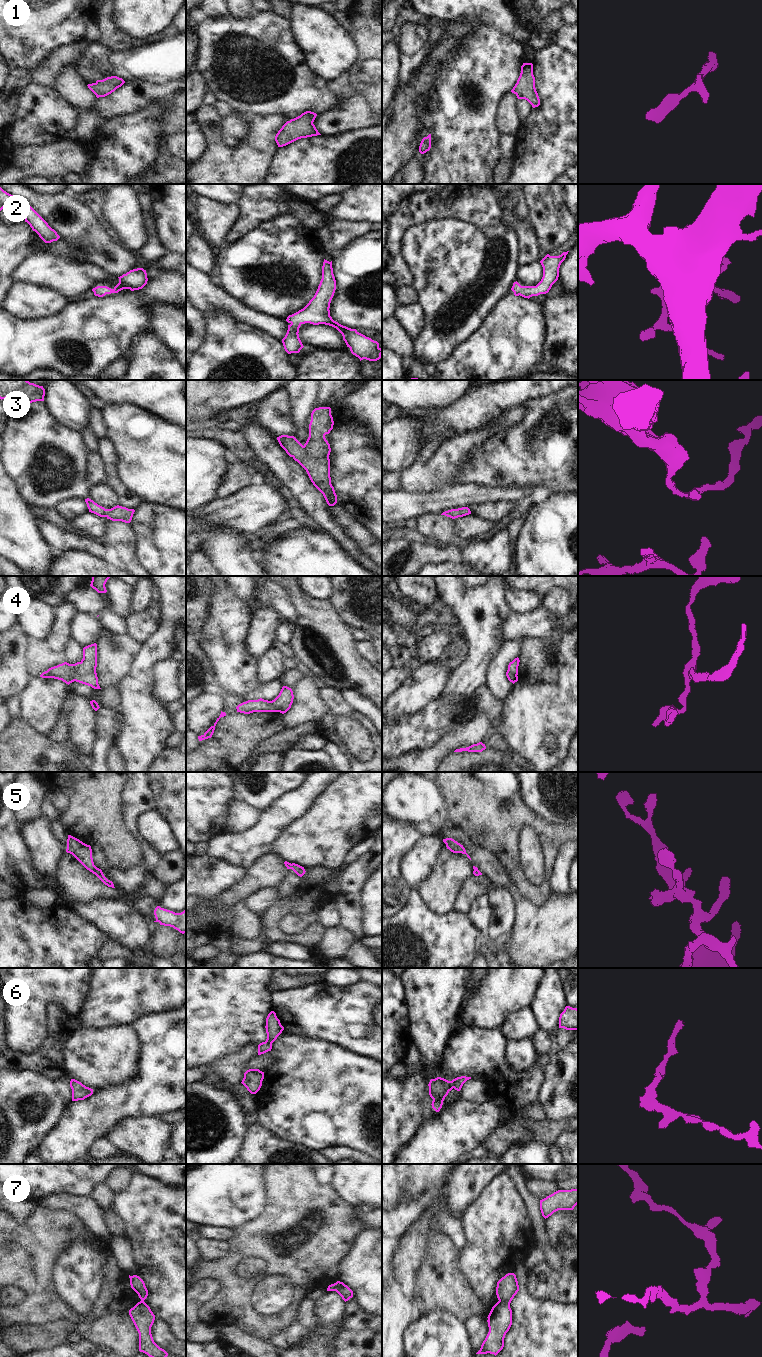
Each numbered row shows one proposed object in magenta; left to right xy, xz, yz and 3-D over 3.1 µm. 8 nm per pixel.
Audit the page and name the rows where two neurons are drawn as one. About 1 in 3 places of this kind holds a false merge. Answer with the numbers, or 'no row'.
7

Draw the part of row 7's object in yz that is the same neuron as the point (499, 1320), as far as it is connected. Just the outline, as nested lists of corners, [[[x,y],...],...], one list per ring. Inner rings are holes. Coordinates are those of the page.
[[[498,1301],[488,1315],[489,1332],[476,1354],[494,1354],[504,1347],[504,1338],[512,1325],[512,1310],[510,1303]]]

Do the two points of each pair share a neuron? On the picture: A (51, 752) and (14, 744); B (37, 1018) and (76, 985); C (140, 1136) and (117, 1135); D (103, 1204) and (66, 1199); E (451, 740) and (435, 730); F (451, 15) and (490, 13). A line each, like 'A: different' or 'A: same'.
A: same
B: same
C: same
D: different
E: different
F: same

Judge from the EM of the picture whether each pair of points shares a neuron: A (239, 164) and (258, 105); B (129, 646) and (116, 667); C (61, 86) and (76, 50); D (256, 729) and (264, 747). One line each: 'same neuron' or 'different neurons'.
A: different neurons
B: same neuron
C: different neurons
D: different neurons

